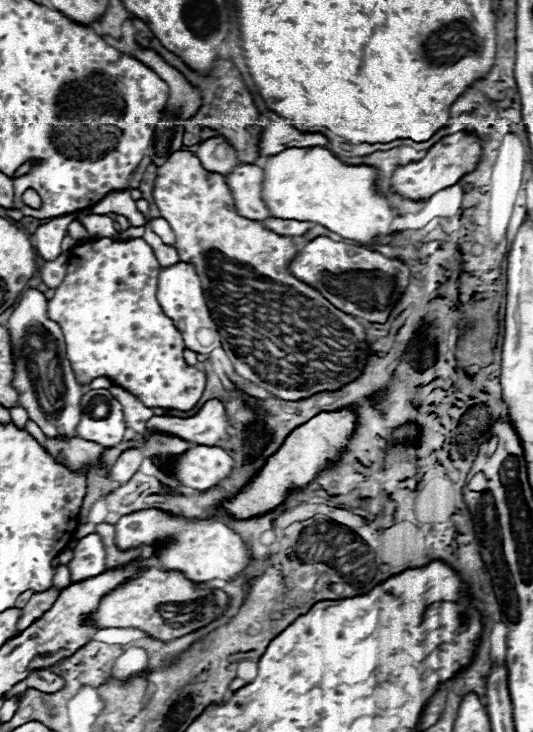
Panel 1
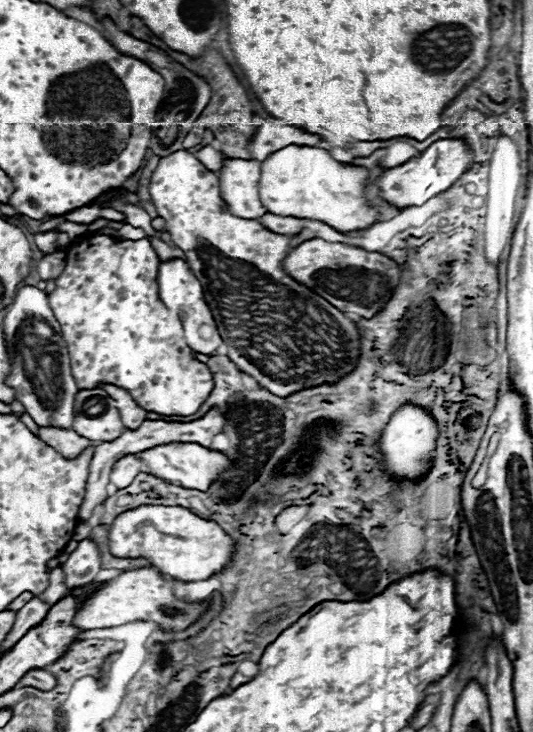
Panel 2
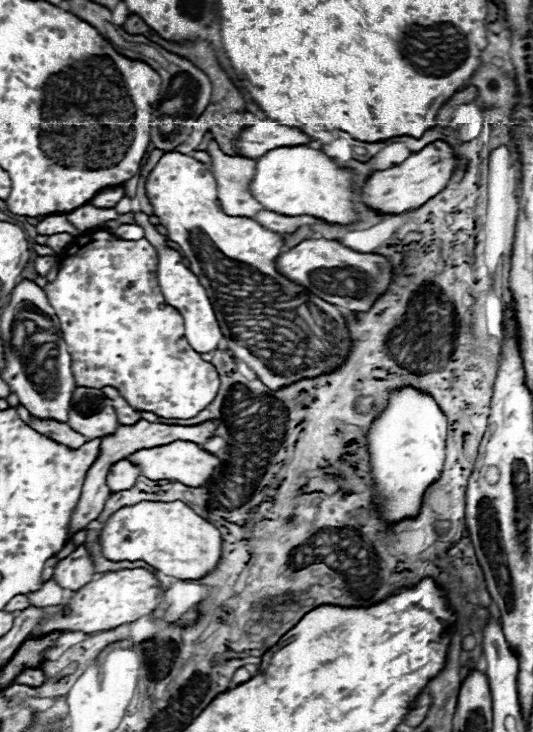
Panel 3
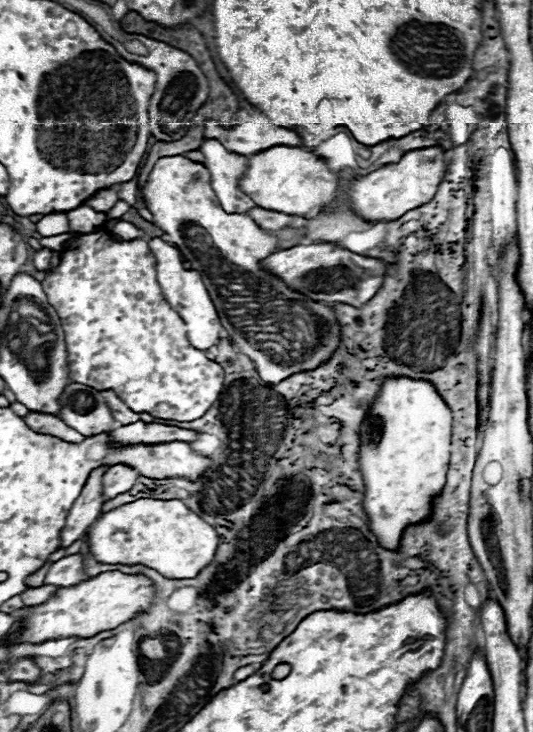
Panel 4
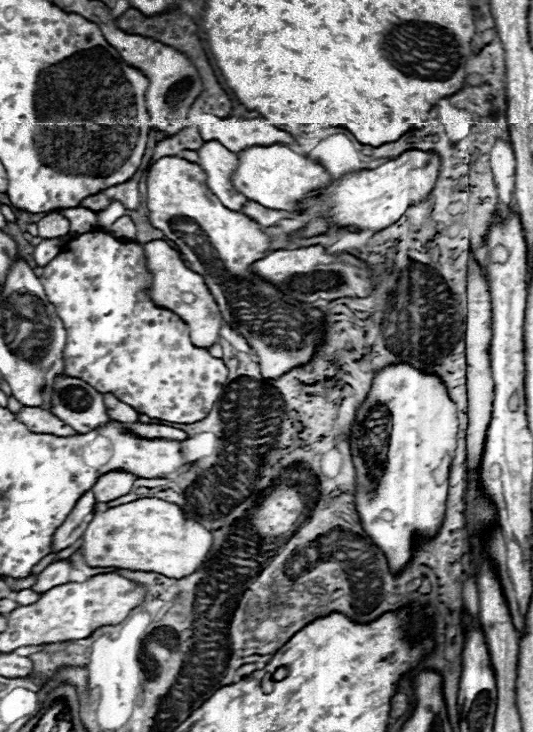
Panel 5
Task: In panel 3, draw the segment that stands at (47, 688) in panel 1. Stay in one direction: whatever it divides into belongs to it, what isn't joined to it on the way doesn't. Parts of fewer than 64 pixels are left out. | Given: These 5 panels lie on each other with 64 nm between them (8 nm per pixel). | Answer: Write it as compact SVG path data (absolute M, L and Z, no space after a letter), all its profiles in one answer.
M30 668L30 670L22 670L22 674L18 674L18 678L14 682L36 688L46 682L46 674L42 672L42 668Z

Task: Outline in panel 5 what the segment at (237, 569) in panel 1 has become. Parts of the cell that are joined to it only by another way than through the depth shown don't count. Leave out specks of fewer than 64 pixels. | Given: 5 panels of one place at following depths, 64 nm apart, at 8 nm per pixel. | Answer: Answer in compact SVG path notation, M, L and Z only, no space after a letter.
M140 498L122 506L114 506L108 510L94 512L84 538L82 538L82 552L88 566L114 566L114 568L128 568L128 570L150 570L164 574L168 578L186 578L194 574L206 560L206 554L212 548L212 532L206 530L196 518L184 514L184 510L166 500L158 498Z

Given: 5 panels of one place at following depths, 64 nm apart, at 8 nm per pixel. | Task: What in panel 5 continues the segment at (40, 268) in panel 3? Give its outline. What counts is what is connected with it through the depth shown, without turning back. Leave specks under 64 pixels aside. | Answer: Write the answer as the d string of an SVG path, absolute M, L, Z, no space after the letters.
M46 238L34 248L34 260L38 266L46 266L50 260L54 260L60 252L58 240L56 238Z

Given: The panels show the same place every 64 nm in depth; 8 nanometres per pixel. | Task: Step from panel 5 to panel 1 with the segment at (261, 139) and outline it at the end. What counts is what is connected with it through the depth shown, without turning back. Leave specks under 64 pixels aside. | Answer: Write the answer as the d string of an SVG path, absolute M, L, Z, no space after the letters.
M276 120L264 128L262 142L260 142L260 154L270 156L286 148L310 148L310 146L330 148L330 142L322 134L304 134L296 130L292 124L286 124L284 120Z

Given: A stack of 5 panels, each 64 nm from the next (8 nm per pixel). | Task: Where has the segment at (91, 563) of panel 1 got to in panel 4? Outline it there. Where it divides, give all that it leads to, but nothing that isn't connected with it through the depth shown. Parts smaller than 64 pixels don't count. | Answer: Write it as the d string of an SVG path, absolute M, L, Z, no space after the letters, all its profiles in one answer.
M80 552L54 562L44 580L44 584L64 586L64 588L76 586L80 582L84 582L84 558Z

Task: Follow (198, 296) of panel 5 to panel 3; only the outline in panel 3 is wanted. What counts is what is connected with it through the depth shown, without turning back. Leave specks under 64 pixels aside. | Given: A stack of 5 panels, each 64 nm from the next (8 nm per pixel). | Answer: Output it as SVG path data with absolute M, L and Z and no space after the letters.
M134 212L134 220L136 220L138 226L144 228L144 238L150 240L152 246L158 250L158 258L160 258L158 260L158 284L160 284L160 290L164 294L166 304L172 306L172 308L176 308L182 314L184 326L186 326L186 340L188 340L188 344L194 350L198 350L200 354L216 350L218 344L220 344L220 340L222 340L222 332L220 332L218 320L214 316L214 310L210 306L210 300L208 300L206 290L200 284L198 276L194 276L192 270L184 266L180 252L176 252L176 250L172 250L172 248L166 246L164 236L150 224L150 220L148 220L148 216L144 212Z

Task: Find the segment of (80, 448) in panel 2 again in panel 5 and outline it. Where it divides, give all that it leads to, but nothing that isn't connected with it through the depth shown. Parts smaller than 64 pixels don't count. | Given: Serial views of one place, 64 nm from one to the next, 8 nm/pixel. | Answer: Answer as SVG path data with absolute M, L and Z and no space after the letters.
M24 408L20 414L16 414L20 422L26 424L28 430L34 430L36 434L54 434L54 436L76 436L76 432L66 426L60 418L56 418L48 410L34 410L34 408Z

